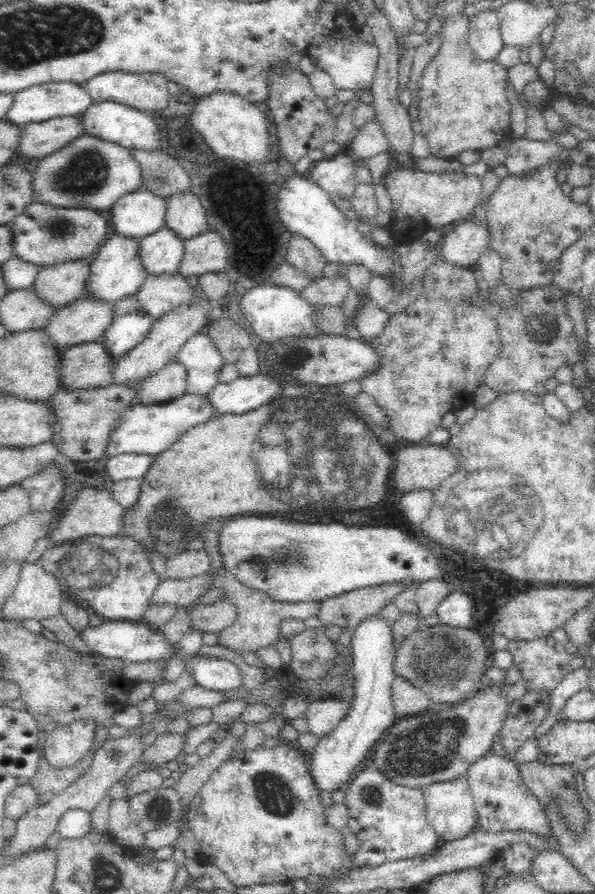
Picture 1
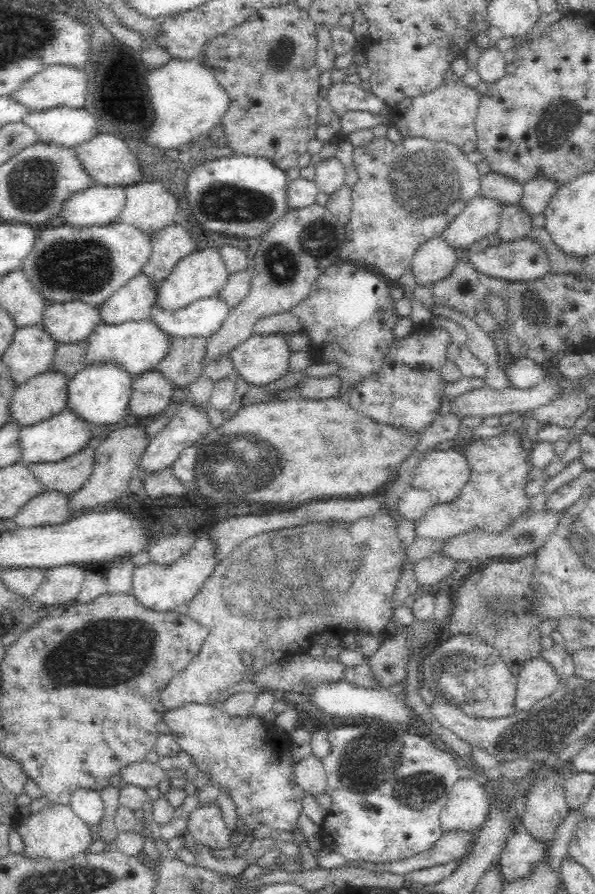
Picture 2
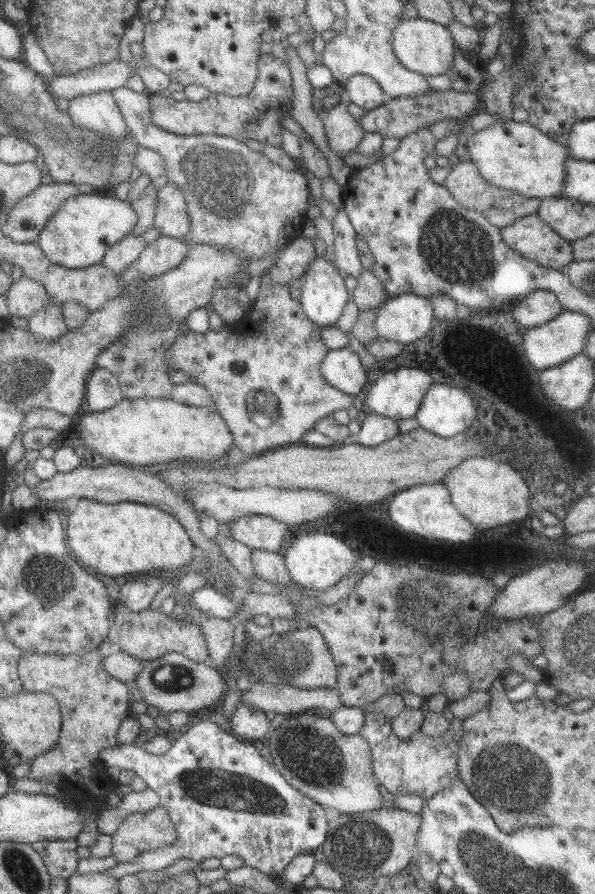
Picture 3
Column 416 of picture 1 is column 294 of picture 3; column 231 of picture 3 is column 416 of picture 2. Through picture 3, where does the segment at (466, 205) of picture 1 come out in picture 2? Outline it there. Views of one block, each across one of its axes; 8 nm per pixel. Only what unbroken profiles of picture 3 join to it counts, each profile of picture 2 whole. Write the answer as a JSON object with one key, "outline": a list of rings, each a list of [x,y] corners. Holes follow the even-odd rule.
{"outline":[[[386,137],[375,138],[366,146],[354,147],[352,163],[360,179],[351,189],[350,222],[345,226],[347,242],[340,258],[379,273],[393,284],[411,269],[418,248],[434,236],[441,235],[469,200],[480,195],[482,177],[477,166],[468,162],[467,156],[448,142],[432,143],[424,138],[408,138],[394,143]]]}

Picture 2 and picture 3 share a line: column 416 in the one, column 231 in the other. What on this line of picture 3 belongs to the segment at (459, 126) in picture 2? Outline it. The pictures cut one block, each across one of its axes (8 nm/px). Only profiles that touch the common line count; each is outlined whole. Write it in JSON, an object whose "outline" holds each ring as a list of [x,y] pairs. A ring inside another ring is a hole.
{"outline":[[[260,54],[258,56],[258,73],[251,87],[251,90],[245,96],[225,96],[219,92],[210,92],[207,98],[199,102],[190,102],[189,100],[179,100],[176,102],[170,97],[164,98],[158,94],[148,94],[148,118],[155,126],[159,126],[165,132],[171,134],[189,136],[189,135],[220,135],[227,136],[245,143],[246,140],[256,140],[263,145],[281,149],[281,131],[283,131],[283,117],[291,108],[292,99],[292,78],[286,61],[273,57],[271,54]]]}

